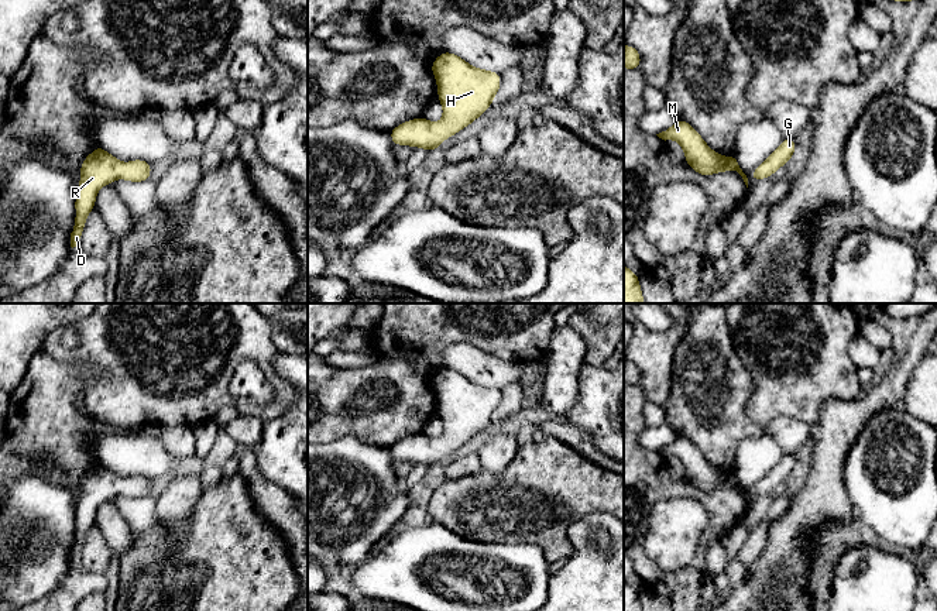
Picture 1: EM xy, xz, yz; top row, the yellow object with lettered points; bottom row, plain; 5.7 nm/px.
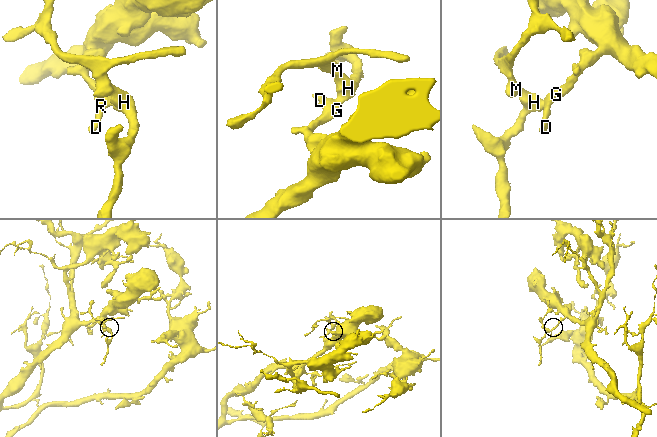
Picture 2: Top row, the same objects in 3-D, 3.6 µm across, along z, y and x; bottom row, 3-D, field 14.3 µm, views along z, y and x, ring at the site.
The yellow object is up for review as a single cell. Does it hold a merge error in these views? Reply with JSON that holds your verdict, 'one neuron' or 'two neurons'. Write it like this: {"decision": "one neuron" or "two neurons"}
{"decision": "one neuron"}

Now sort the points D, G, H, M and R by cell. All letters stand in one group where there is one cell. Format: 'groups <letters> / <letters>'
groups D G H M R

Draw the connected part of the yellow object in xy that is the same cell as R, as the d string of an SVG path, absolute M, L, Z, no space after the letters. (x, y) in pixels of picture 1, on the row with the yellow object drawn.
M95 147L93 152L80 165L80 183L76 189L76 217L71 233L71 247L79 246L86 217L95 209L96 195L102 186L110 185L120 178L130 182L150 181L151 169L148 161L133 159L124 165L102 147Z

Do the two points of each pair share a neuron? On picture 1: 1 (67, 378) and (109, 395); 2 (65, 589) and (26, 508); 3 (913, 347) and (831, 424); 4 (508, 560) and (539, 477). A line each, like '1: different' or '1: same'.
1: different
2: different
3: same
4: different

